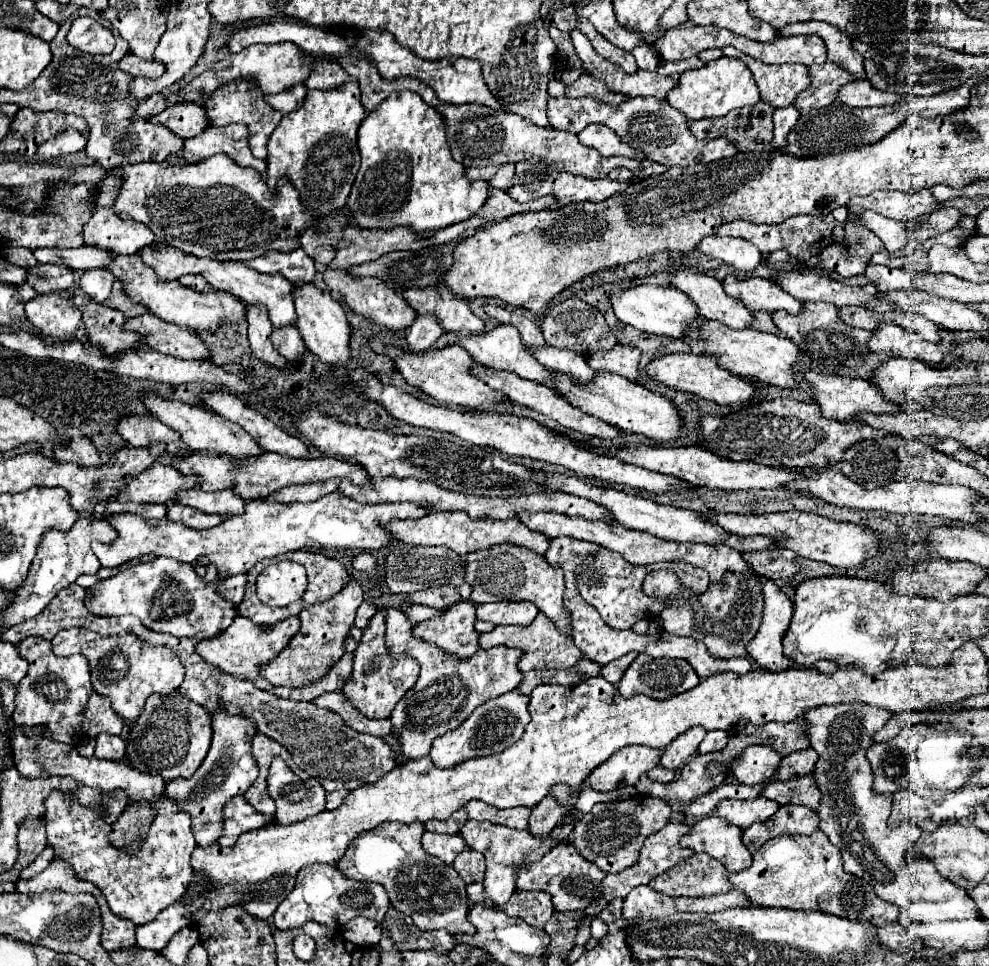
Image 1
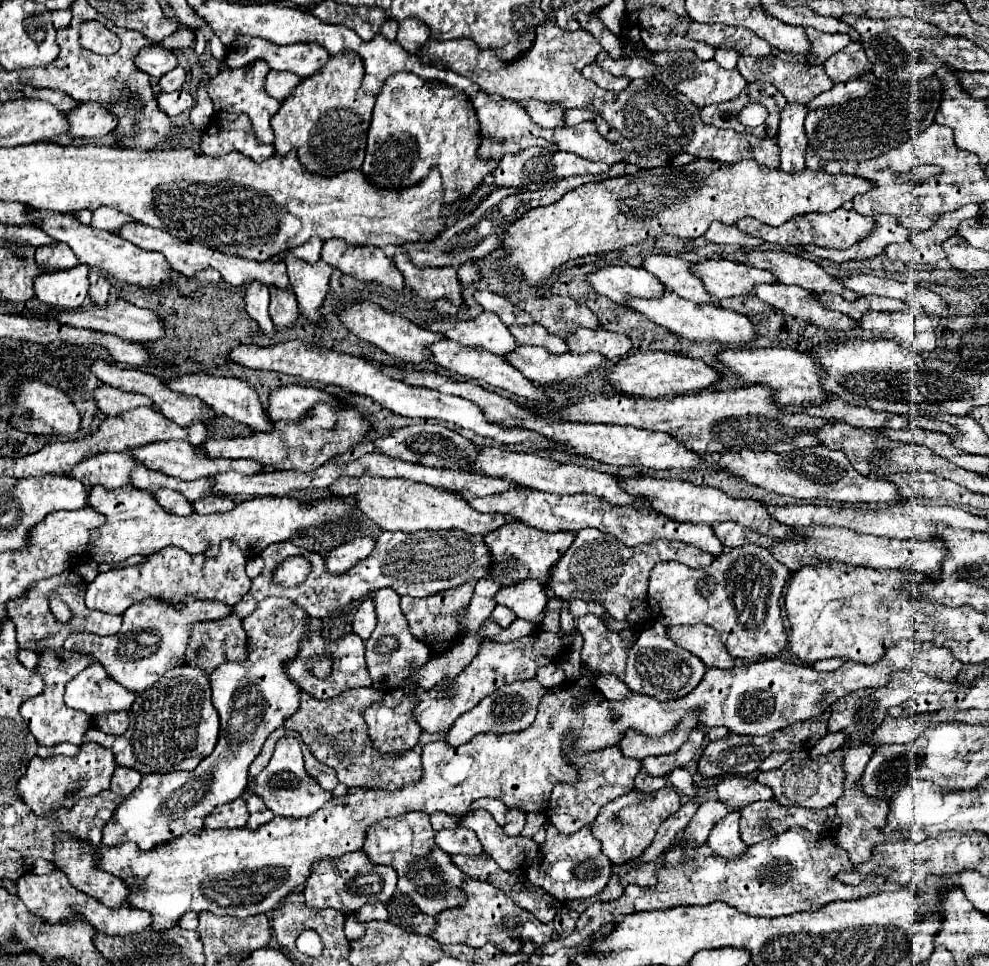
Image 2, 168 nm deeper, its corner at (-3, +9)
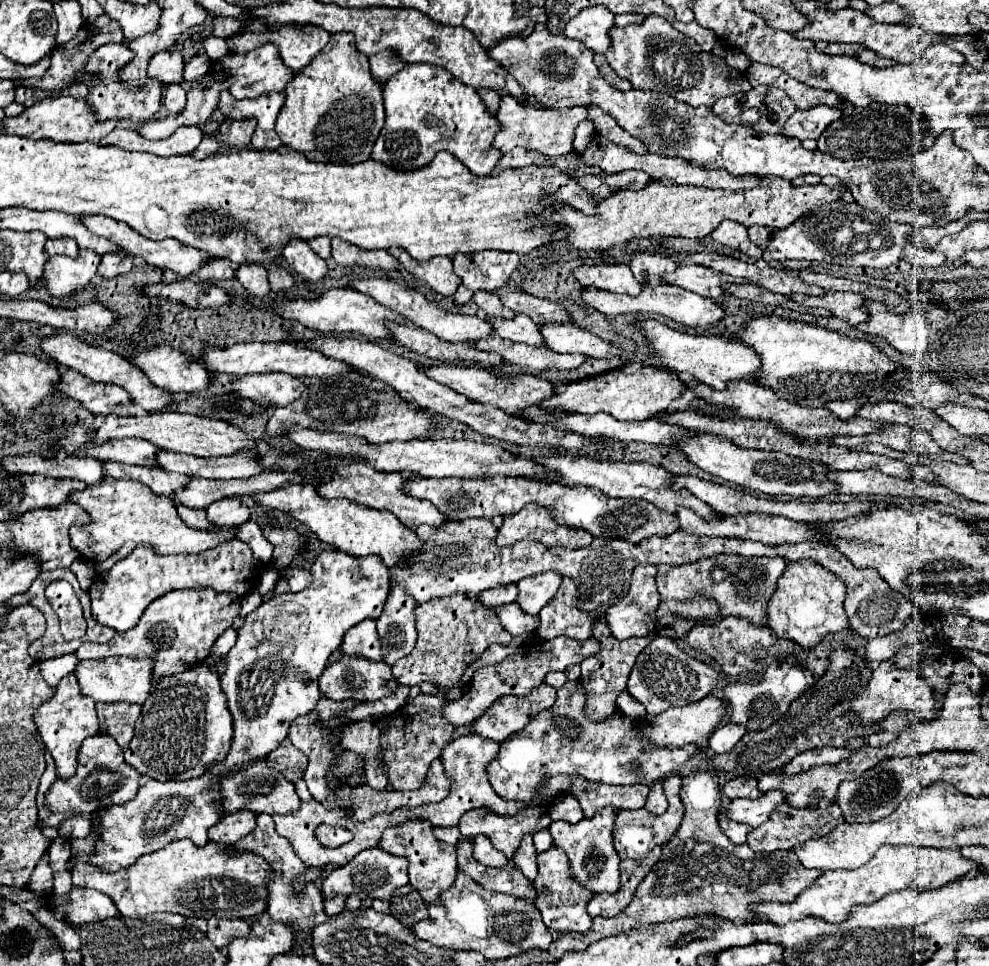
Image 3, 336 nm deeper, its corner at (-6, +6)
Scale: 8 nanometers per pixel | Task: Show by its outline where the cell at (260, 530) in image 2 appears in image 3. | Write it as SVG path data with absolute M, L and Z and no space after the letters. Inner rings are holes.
M105 478L97 486L87 486L83 492L71 492L69 500L81 506L89 516L89 524L75 522L69 530L71 546L83 560L103 562L117 552L125 542L149 542L159 554L199 554L225 540L233 538L233 528L219 528L217 532L189 528L173 508L171 498L155 496L145 484L133 480Z

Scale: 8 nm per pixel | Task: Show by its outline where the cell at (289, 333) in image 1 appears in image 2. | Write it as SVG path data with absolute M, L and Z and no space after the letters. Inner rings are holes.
M270 289L270 317L276 329L288 329L298 319L296 297L286 289Z

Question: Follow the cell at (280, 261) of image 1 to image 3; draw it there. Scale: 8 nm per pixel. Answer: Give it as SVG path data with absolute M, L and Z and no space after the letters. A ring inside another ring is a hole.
M317 236L317 238L311 238L309 244L311 244L311 248L313 248L321 258L327 260L327 258L331 256L331 240L329 240L329 238Z

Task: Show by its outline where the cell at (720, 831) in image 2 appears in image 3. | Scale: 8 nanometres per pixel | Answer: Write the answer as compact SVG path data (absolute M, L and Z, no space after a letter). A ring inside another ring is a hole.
M719 818L719 824L721 824L721 830L727 834L727 838L729 838L731 842L735 842L735 844L745 844L751 826L733 822L733 820L729 820L729 818Z

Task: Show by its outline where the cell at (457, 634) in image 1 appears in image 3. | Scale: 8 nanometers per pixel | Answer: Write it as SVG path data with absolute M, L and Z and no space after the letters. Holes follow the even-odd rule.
M505 584L505 586L497 586L497 588L481 592L481 602L489 610L497 608L499 604L515 602L515 598L517 598L517 586L515 584Z

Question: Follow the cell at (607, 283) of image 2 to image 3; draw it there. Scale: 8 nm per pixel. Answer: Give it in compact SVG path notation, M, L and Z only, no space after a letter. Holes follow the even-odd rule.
M601 264L601 266L577 266L573 276L585 288L599 288L629 296L639 296L641 284L633 278L629 266L625 264Z

